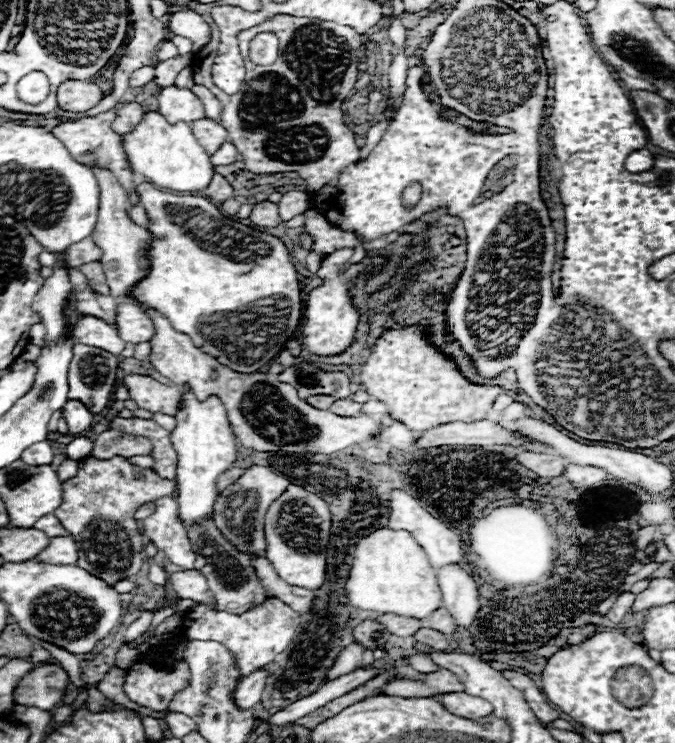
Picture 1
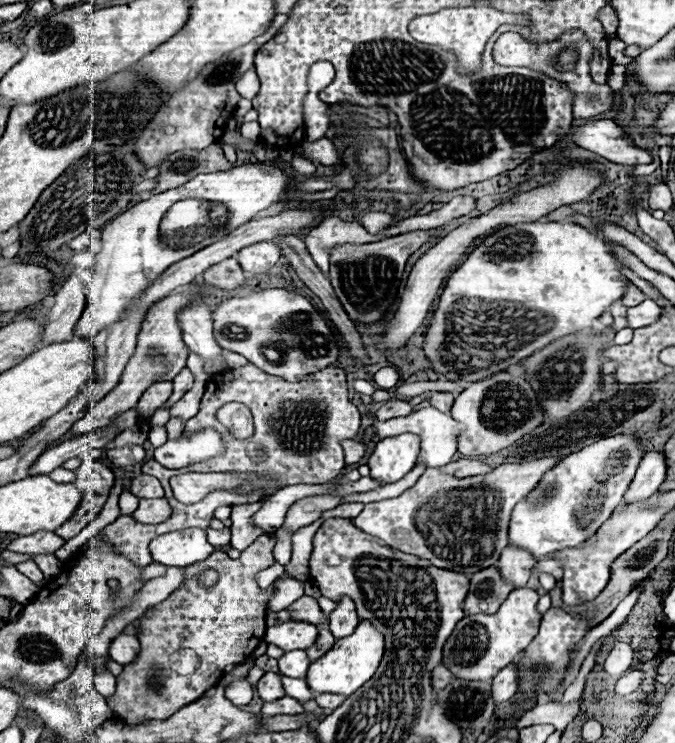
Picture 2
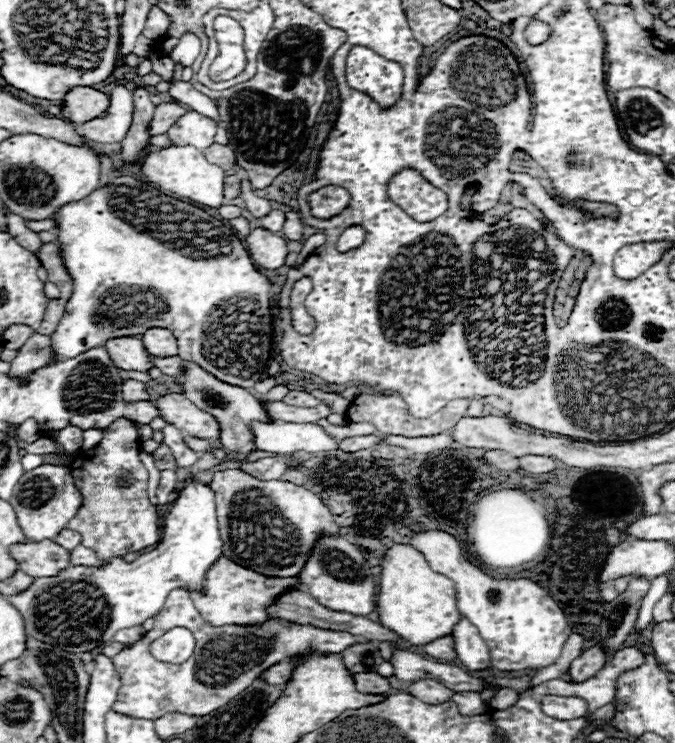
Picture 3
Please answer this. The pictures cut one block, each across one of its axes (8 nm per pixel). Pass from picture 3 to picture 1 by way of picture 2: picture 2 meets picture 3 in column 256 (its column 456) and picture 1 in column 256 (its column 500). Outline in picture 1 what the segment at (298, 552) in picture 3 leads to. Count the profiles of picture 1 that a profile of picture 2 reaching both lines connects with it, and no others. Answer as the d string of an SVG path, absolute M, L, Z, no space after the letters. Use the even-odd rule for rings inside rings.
M250 466L244 470L244 474L230 484L214 502L214 520L216 526L220 526L220 532L242 552L242 554L264 554L264 514L266 506L274 498L278 498L284 488L290 484L288 478L282 474L272 472L266 466Z

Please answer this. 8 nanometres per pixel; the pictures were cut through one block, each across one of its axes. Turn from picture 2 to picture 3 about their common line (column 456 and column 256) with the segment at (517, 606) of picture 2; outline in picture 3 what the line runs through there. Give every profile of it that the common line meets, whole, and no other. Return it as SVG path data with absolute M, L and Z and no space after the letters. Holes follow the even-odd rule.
M176 588L168 594L162 610L154 618L154 628L142 636L142 640L126 646L116 658L112 658L122 686L114 702L114 710L120 714L132 714L138 718L158 720L166 712L184 712L192 716L206 716L230 702L236 694L246 690L264 670L282 662L304 658L312 652L338 654L348 646L358 644L352 634L340 634L336 630L320 630L316 626L304 626L280 618L270 618L256 626L210 626L196 612L190 594ZM182 626L196 638L196 652L184 664L166 664L150 654L150 644L168 630Z

